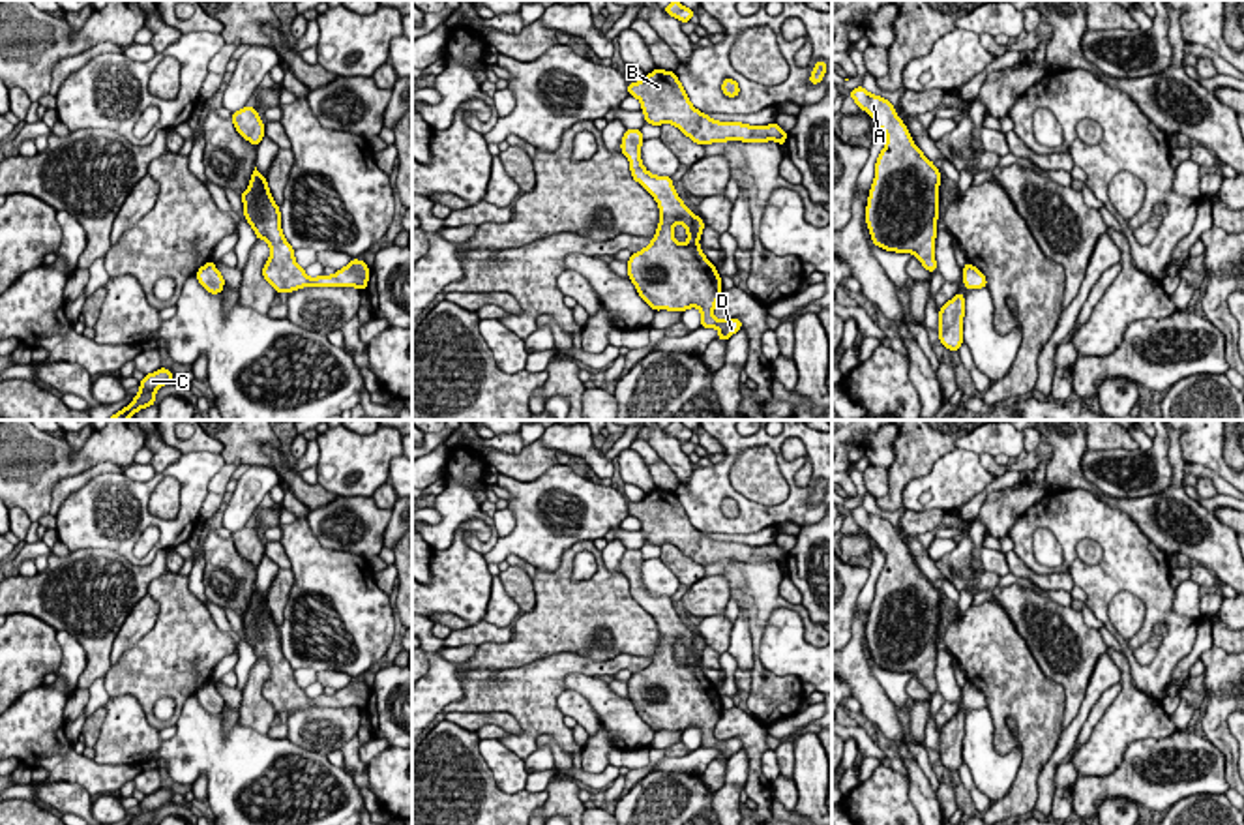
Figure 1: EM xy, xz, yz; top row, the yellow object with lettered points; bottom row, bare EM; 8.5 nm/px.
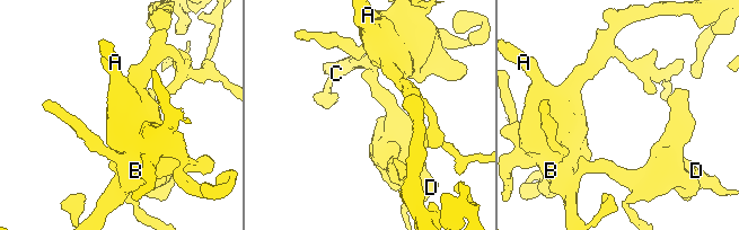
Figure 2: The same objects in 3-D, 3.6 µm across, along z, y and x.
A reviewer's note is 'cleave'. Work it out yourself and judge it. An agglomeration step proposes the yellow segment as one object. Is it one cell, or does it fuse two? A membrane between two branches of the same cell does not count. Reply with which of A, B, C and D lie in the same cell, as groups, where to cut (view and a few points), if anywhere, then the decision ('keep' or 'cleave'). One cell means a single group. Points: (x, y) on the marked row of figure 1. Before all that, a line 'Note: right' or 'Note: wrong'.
Note: wrong
groups A B C D; cut none; keep

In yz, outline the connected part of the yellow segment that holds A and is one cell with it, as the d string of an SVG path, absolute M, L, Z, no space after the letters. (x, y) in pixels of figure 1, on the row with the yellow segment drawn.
M864 86L849 96L886 133L866 206L871 242L886 251L912 253L933 274L940 169L912 142L888 99Z

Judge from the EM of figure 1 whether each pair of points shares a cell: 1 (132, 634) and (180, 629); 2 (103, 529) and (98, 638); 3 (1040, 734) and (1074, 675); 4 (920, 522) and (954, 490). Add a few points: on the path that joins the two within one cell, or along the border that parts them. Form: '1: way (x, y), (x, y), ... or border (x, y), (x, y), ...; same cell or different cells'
1: border (148, 593), (158, 604), (158, 619), (117, 664); different cells
2: border (72, 552), (117, 550), (132, 563), (143, 565); different cells
3: border (1035, 660), (1048, 677), (1063, 687), (1063, 728); different cells
4: border (935, 464), (905, 486), (907, 510); different cells

